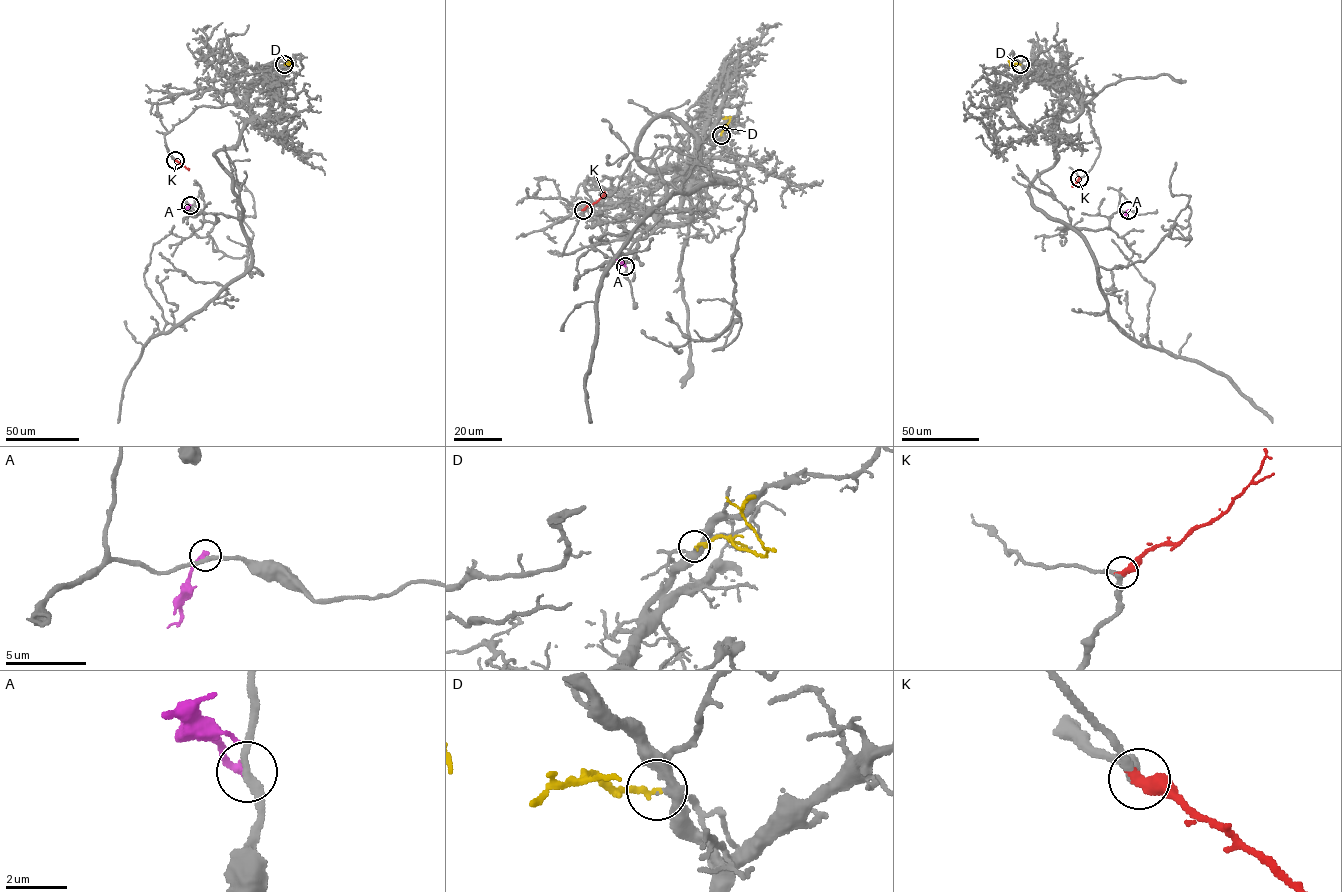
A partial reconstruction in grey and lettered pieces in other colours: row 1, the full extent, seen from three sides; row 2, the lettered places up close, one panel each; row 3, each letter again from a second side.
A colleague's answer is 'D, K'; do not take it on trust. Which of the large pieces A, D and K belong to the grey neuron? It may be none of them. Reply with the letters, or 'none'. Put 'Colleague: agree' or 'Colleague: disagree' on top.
Colleague: agree
D, K

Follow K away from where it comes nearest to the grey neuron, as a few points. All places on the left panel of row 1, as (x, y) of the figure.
K: (175, 160), (188, 169)

